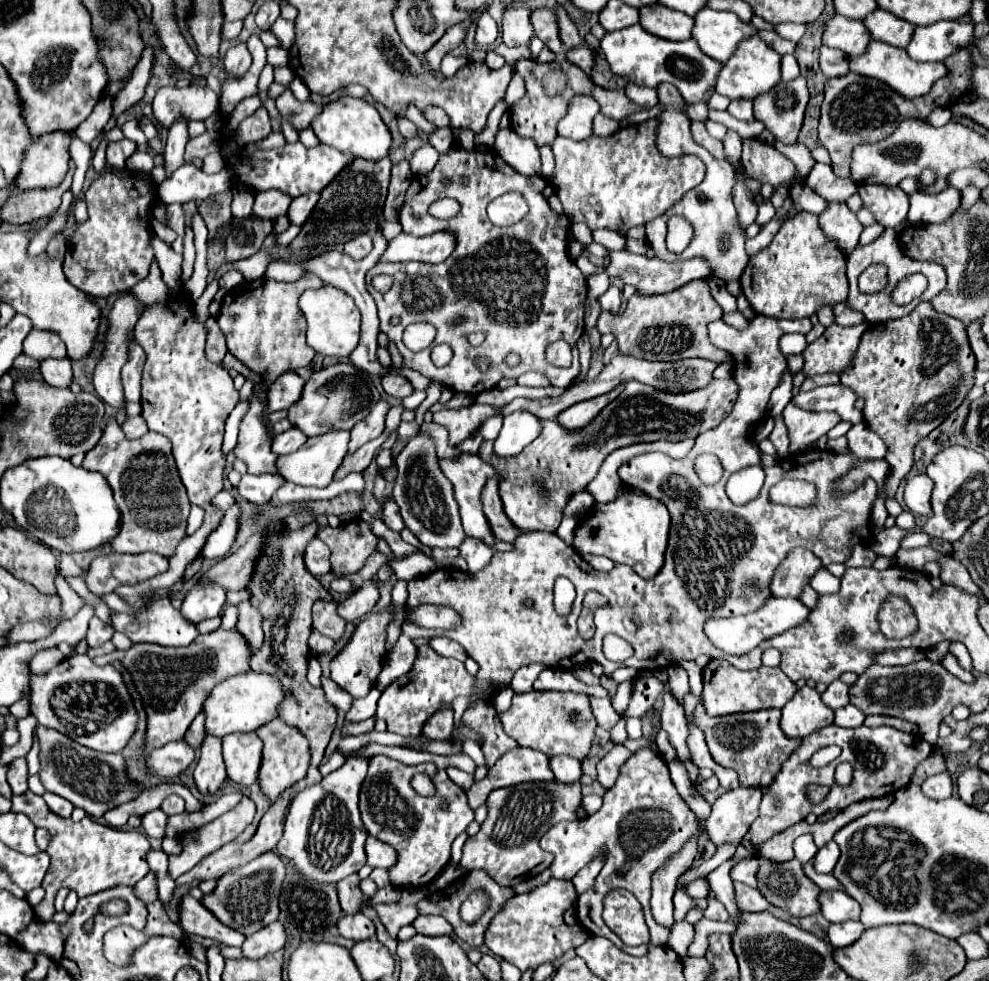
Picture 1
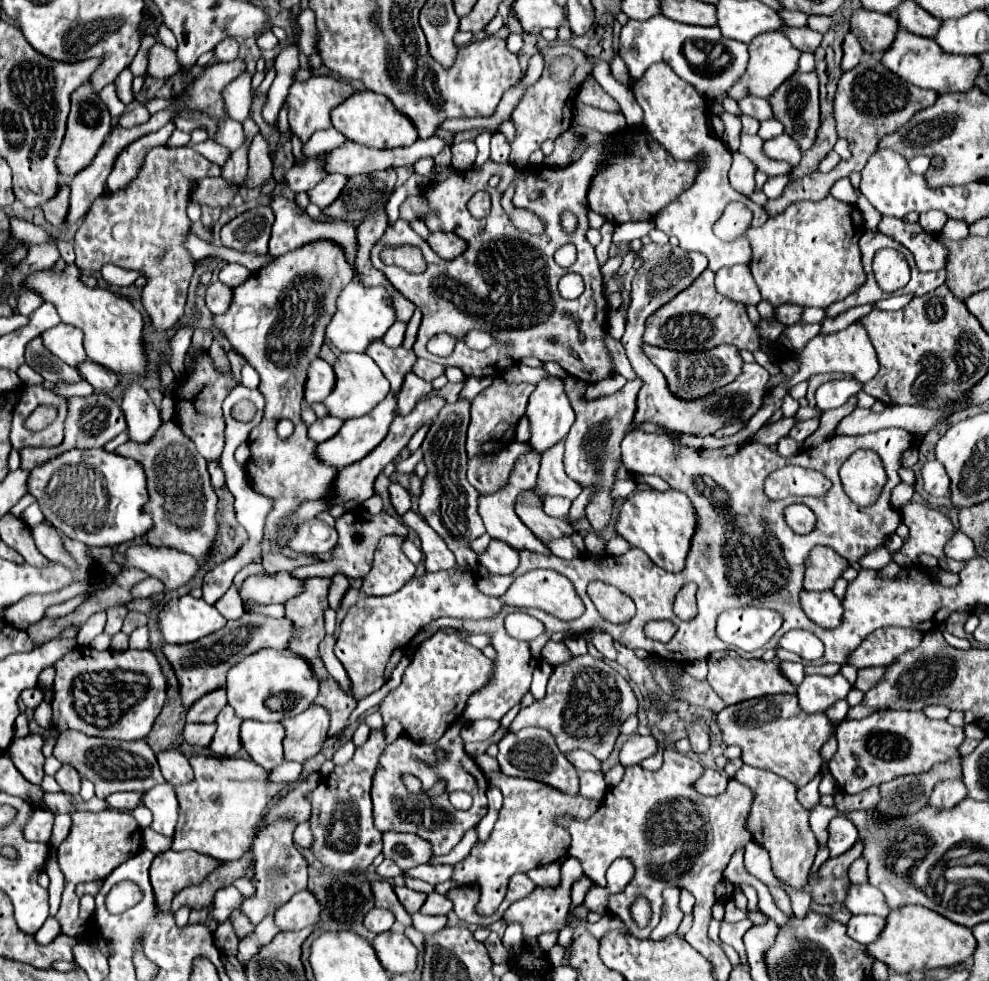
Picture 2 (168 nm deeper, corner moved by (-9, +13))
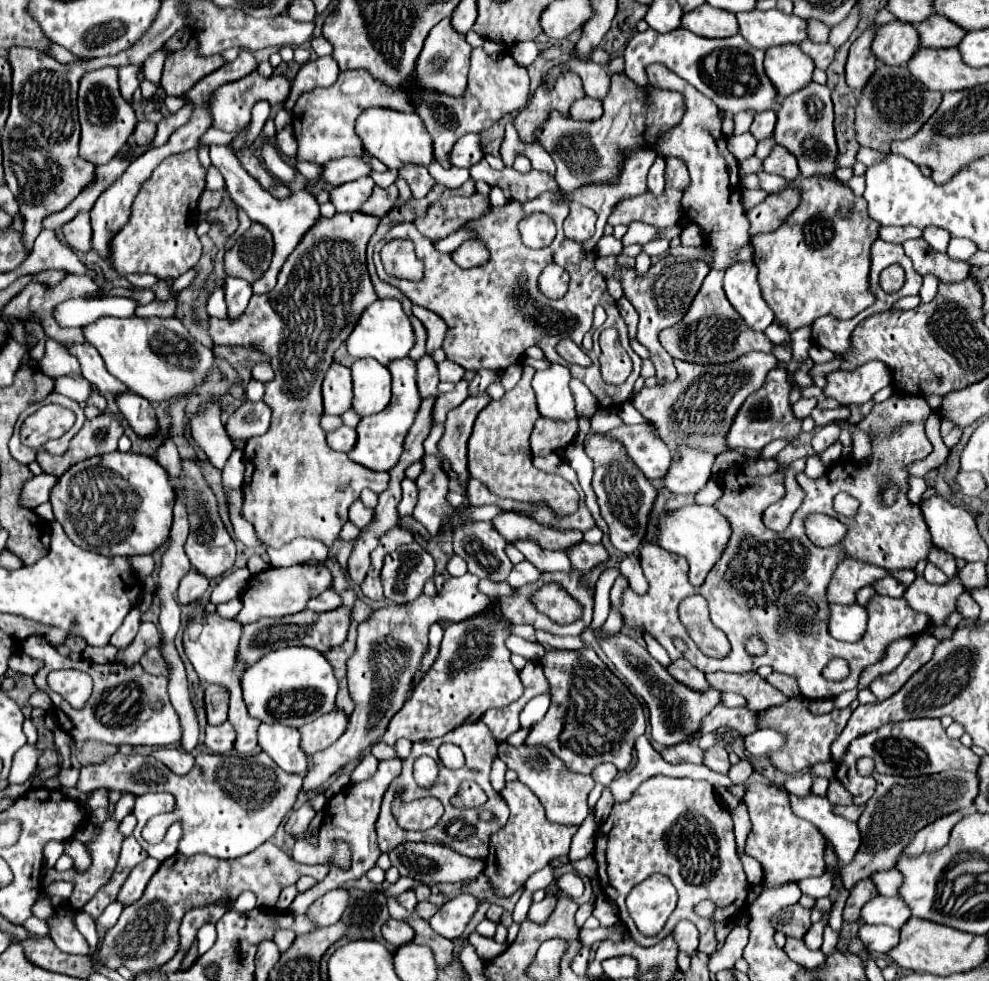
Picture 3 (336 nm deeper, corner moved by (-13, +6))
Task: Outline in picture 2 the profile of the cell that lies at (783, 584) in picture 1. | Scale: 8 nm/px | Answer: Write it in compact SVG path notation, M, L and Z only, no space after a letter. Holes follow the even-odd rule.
M814 546L806 558L804 588L806 590L830 590L834 580L840 578L848 562L828 546Z

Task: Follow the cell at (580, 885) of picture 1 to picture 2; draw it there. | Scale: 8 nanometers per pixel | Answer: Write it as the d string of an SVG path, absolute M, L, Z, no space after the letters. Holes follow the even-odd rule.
M592 884L586 892L586 898L584 898L584 904L590 912L606 912L606 900L608 900L608 892L602 890L600 886Z

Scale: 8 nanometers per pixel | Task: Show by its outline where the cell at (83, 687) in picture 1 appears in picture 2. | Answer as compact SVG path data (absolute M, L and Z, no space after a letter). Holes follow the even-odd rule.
M90 646L74 648L56 664L56 678L54 678L54 698L52 698L52 724L56 732L62 730L80 730L88 736L102 736L102 738L120 738L120 740L138 740L144 738L158 712L164 706L166 698L166 682L160 672L156 658L148 650L106 650L98 652Z

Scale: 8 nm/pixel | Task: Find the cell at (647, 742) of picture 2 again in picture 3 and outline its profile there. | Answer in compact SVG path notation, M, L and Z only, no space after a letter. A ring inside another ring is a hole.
M680 743L660 751L668 763L704 763L704 751L696 743Z

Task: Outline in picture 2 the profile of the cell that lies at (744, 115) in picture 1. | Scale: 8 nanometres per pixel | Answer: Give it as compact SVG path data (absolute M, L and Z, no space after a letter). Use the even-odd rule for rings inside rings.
M746 96L746 100L738 100L738 106L744 114L756 118L756 120L768 120L772 118L772 108L766 98L758 96Z

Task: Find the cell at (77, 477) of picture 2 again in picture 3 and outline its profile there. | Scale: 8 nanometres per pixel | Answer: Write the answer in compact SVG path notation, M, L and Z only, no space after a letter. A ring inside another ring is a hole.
M108 453L100 457L90 457L72 465L56 483L50 497L56 519L62 523L66 535L74 545L94 551L104 557L132 557L132 555L148 555L170 539L172 529L172 505L174 505L174 489L170 485L166 469L150 455L142 453Z

